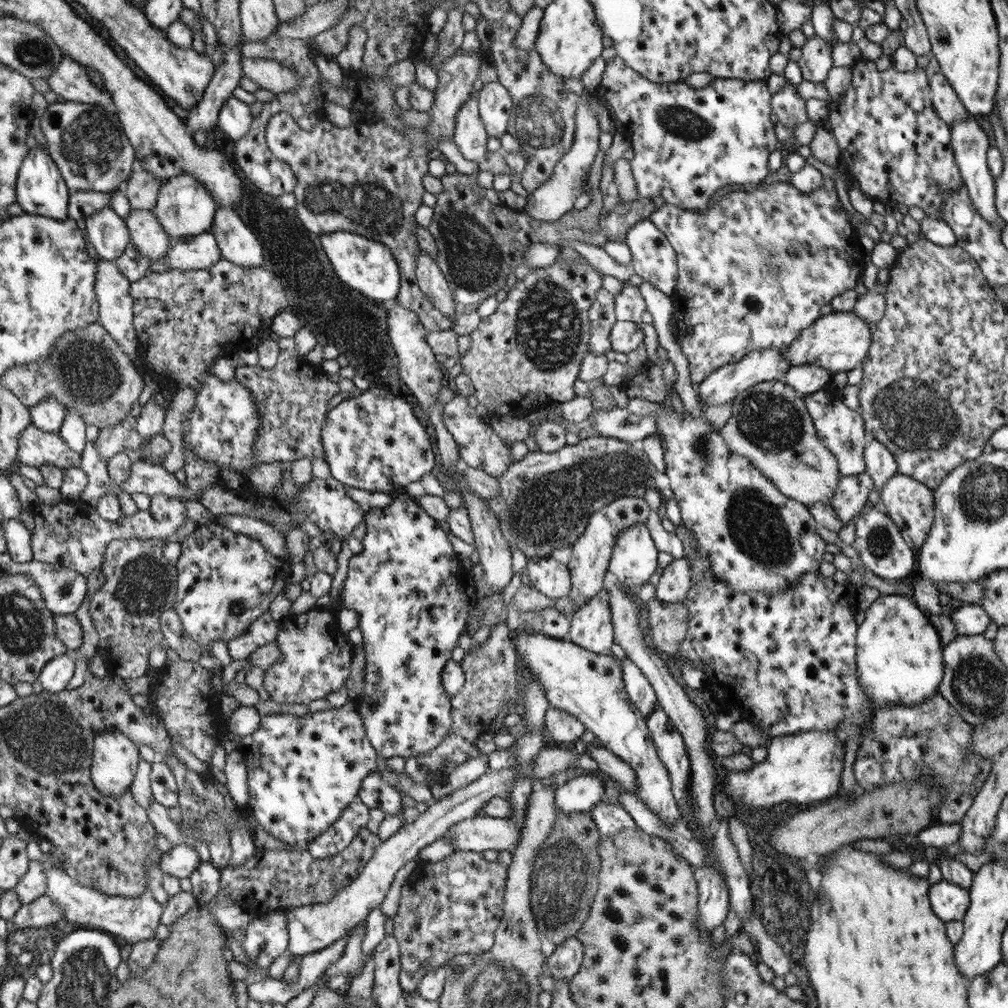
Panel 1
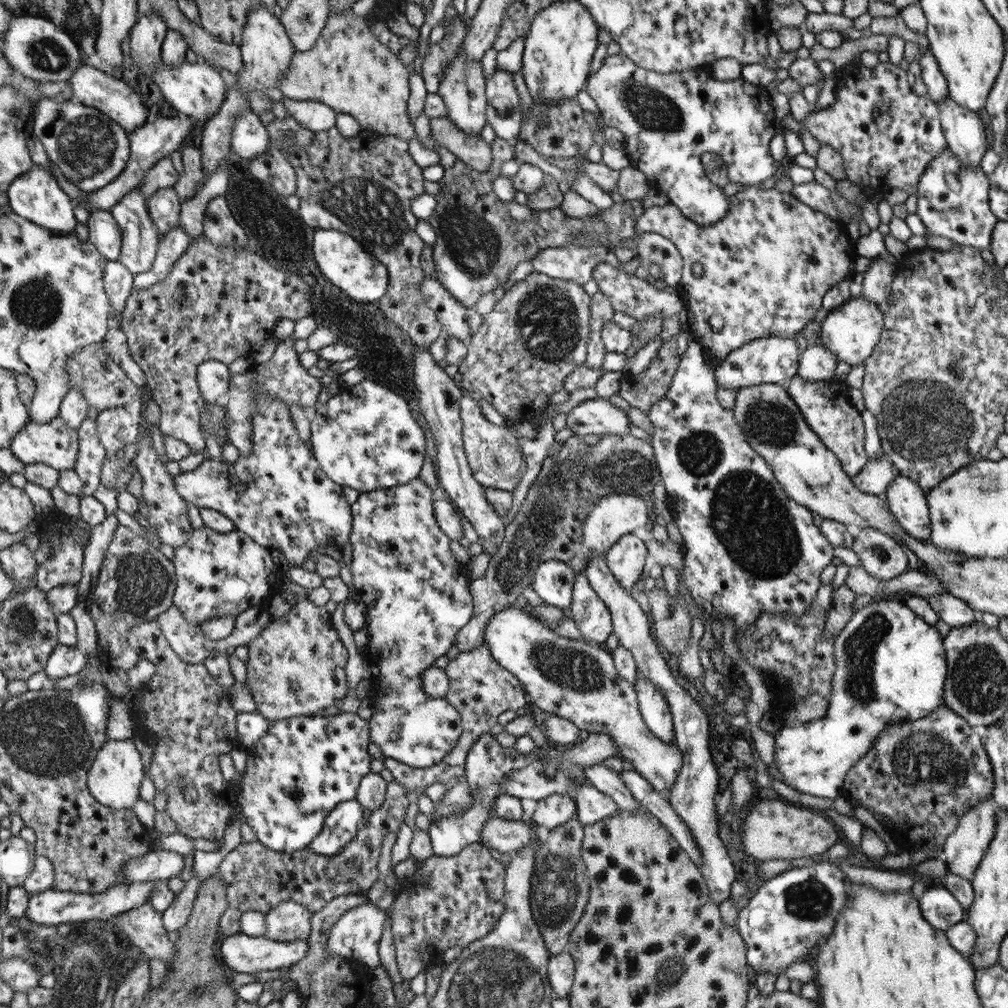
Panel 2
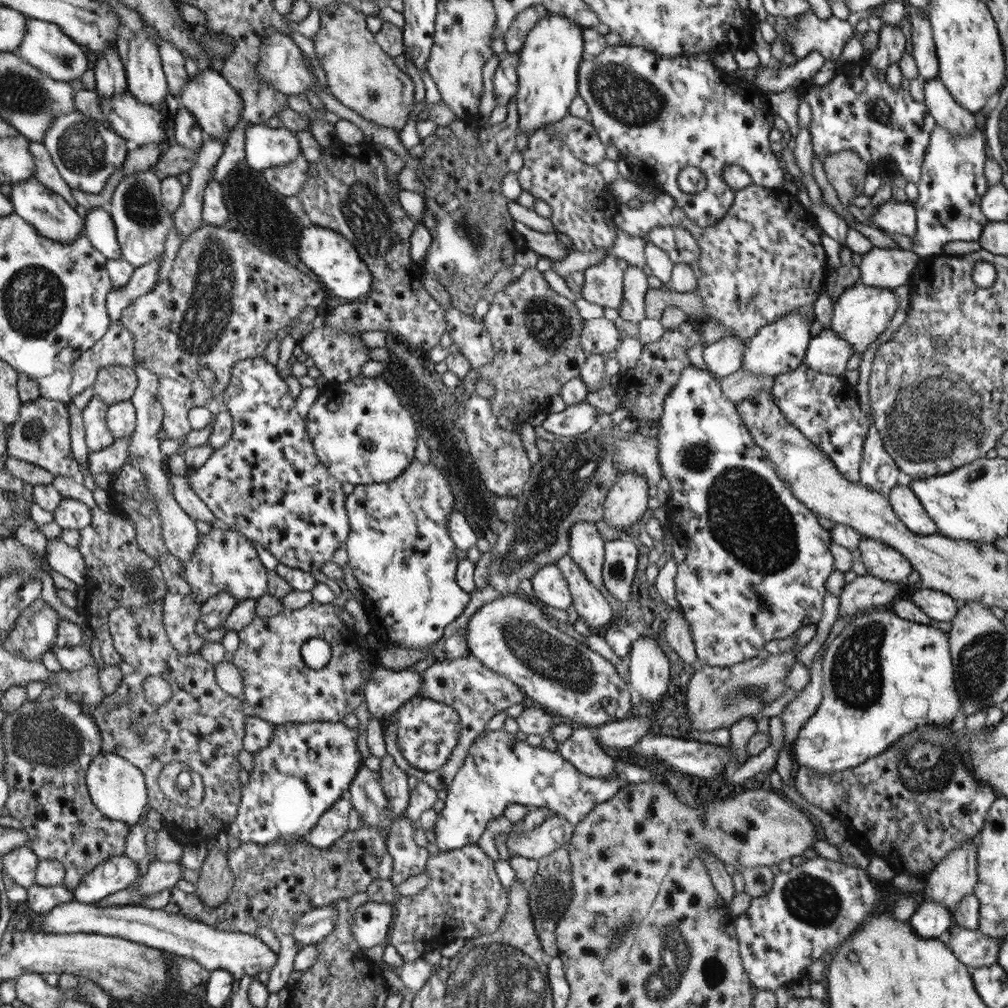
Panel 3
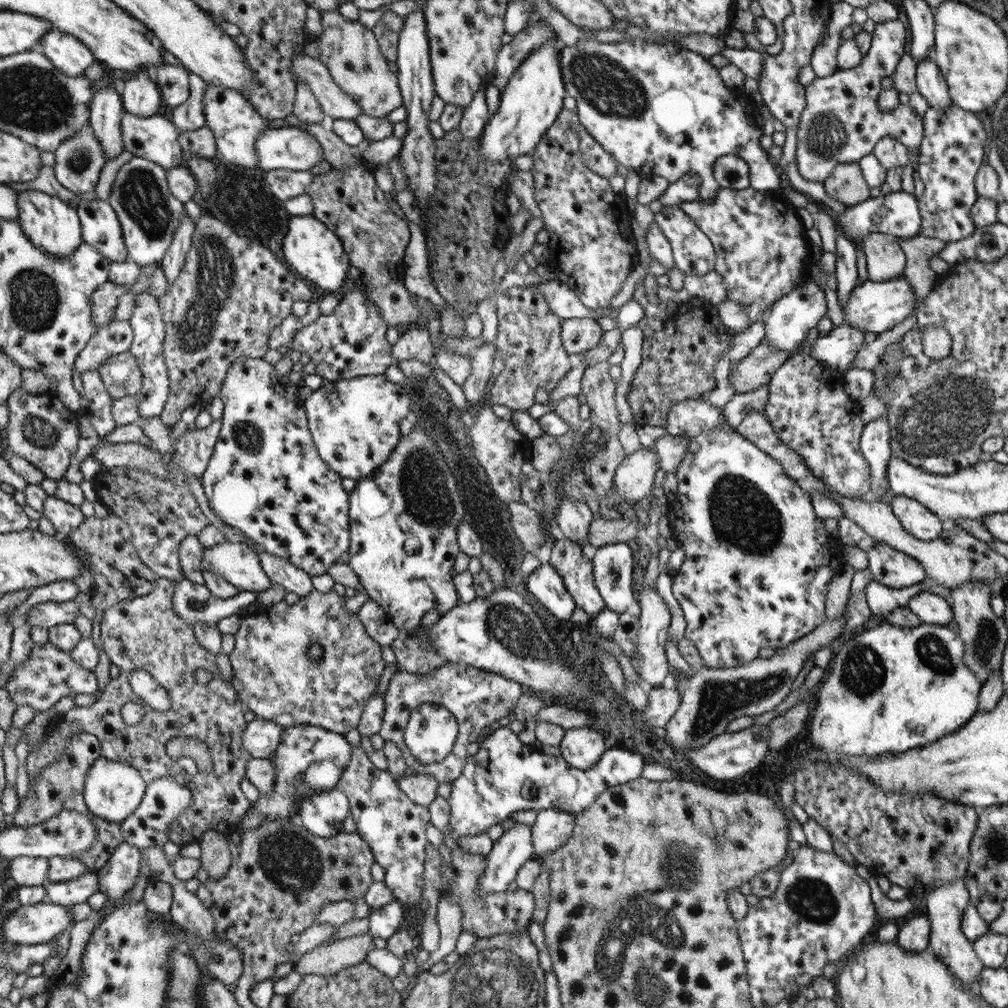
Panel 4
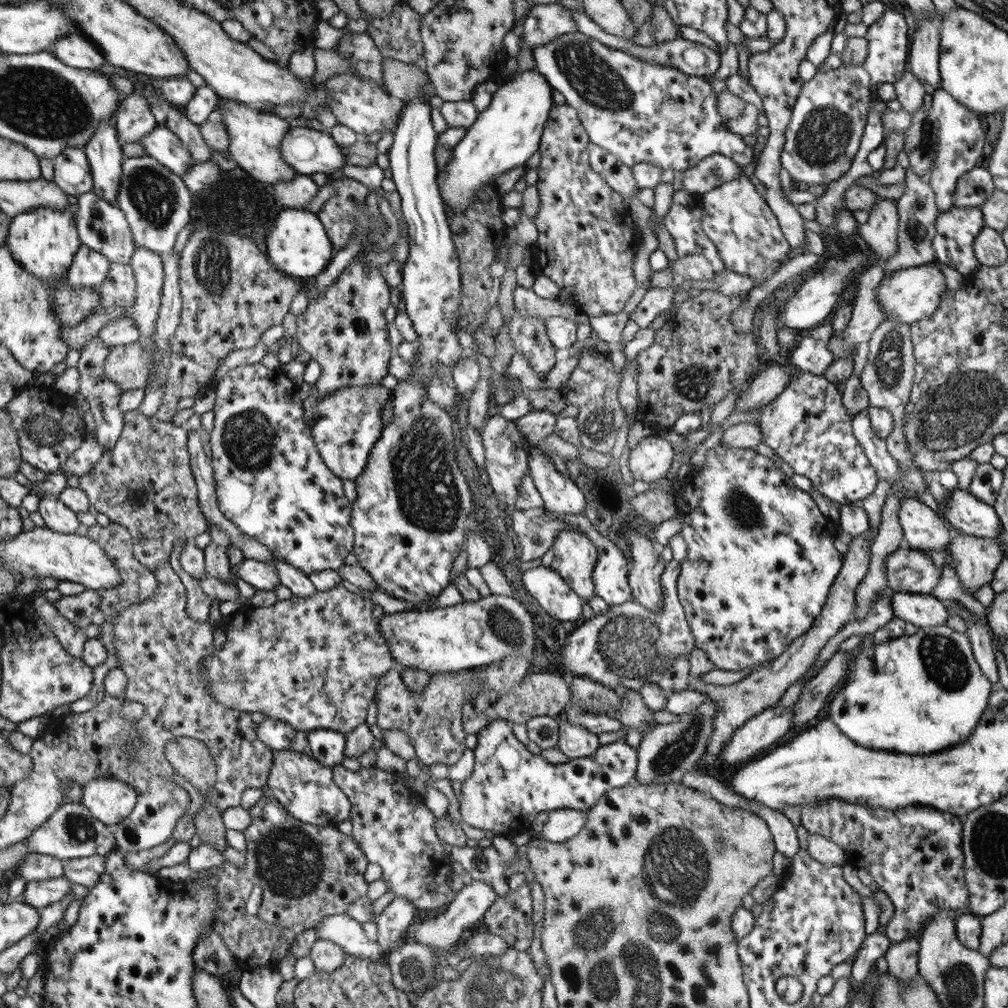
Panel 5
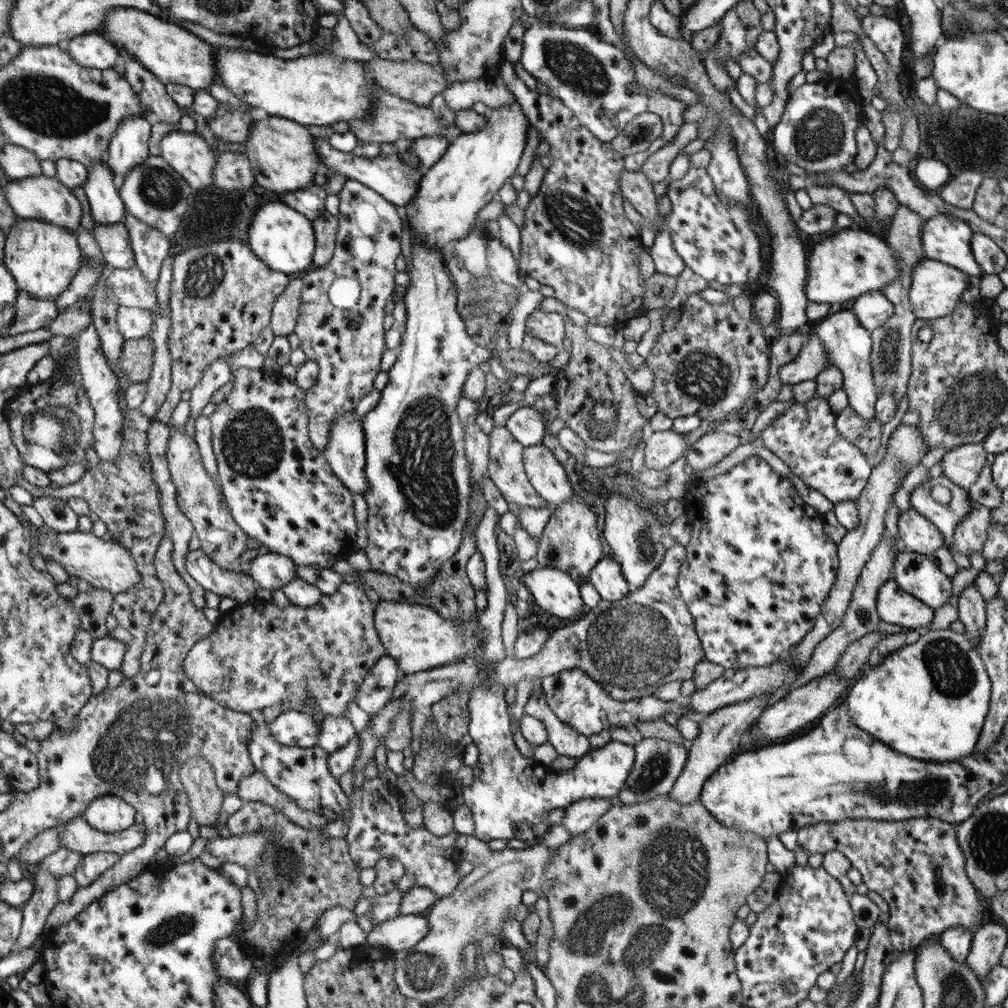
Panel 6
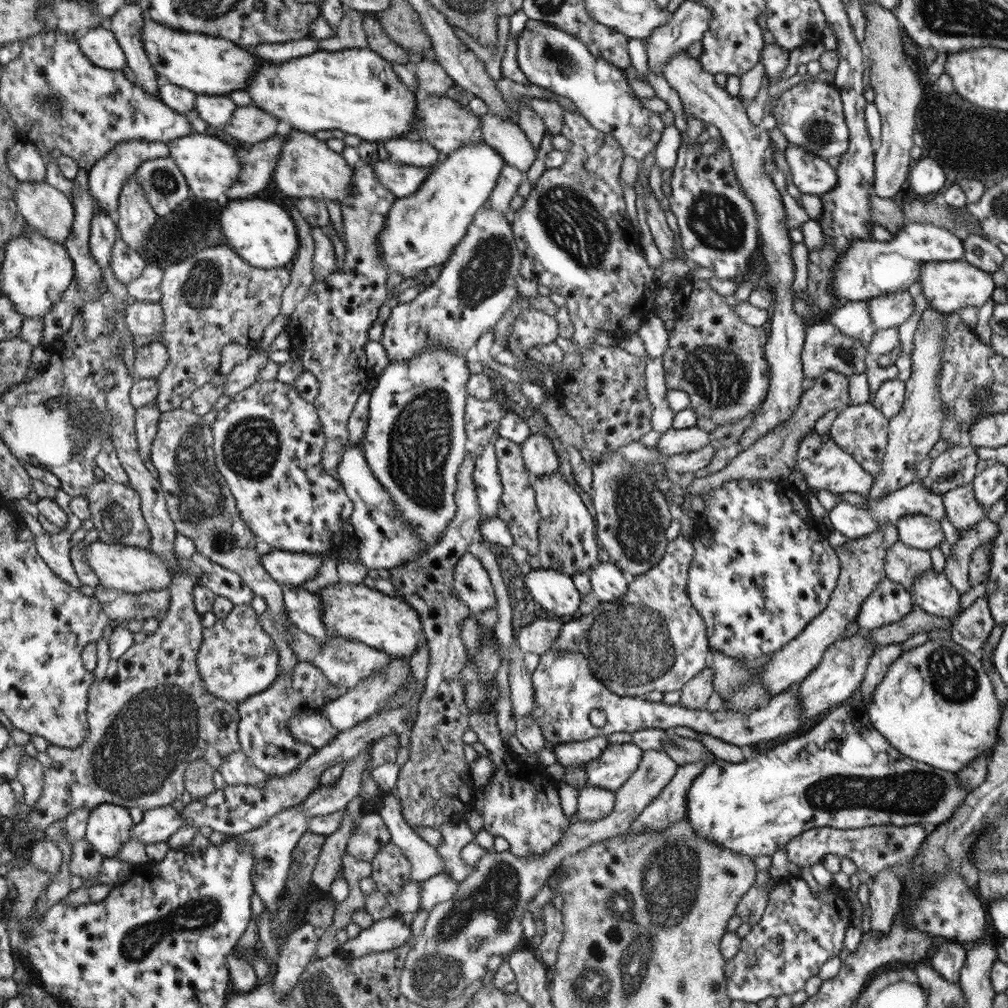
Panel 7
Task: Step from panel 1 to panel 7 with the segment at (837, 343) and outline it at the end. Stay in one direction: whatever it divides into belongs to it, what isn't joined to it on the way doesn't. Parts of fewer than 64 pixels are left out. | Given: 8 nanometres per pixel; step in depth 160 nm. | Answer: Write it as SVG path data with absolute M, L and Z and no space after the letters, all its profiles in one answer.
M928 262L920 270L918 281L921 281L923 293L930 307L943 313L954 313L966 306L980 309L991 299L996 287L991 274L983 272L968 262Z

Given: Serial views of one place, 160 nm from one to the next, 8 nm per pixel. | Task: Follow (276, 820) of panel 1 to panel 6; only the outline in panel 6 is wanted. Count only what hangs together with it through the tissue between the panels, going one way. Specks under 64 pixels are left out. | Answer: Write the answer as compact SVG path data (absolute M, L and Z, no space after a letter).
M326 718L319 727L316 746L329 755L341 750L357 734L348 718Z

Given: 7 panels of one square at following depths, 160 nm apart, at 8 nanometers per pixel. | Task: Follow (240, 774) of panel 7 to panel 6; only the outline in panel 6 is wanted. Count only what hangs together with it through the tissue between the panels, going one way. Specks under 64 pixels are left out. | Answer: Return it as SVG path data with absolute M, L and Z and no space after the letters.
M256 770L250 777L240 782L237 795L244 803L260 802L270 804L270 807L278 808L285 812L290 820L298 826L305 828L324 828L329 822L326 816L320 816L310 810L302 810L293 798L284 794L273 782L270 782L263 772Z

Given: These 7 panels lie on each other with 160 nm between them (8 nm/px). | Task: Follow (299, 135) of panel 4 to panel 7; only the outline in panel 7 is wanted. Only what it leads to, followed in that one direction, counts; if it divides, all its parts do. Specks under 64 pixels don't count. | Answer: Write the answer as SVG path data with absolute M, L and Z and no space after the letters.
M389 158L373 160L370 165L373 166L373 171L376 171L382 186L390 190L396 199L410 197L418 191L434 167L402 164Z

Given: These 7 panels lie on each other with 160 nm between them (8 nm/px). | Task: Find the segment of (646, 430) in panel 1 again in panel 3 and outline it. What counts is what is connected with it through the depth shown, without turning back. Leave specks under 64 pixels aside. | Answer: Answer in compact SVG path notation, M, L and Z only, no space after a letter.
M585 400L580 404L566 407L561 412L547 412L546 419L542 422L544 430L552 432L555 436L576 436L591 429L596 422L596 411Z

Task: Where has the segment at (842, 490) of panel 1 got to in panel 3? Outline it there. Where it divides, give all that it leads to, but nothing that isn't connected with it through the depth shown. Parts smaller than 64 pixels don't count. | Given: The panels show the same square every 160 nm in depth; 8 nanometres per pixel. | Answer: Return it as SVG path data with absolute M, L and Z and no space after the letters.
M876 425L869 426L863 443L858 483L889 498L891 490L897 485L901 471L895 460L886 452L882 435Z

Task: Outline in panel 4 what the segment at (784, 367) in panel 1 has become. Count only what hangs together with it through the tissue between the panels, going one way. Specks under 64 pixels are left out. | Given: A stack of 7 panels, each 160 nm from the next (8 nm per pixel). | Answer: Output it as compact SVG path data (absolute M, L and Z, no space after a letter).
M808 280L803 286L796 286L796 288L792 289L786 296L780 298L780 300L777 300L769 308L766 318L764 318L764 340L775 349L786 351L790 358L792 354L796 354L796 347L800 347L804 344L805 337L809 330L816 328L818 320L827 314L827 310L827 300L825 299L824 294L822 294L821 288L817 285L815 280Z

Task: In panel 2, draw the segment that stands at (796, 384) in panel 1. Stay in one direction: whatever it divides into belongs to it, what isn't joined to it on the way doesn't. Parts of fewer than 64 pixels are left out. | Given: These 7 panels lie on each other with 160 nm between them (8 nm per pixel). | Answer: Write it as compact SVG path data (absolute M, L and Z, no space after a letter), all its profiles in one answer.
M810 343L799 356L797 374L805 381L828 380L836 374L835 354L820 343Z

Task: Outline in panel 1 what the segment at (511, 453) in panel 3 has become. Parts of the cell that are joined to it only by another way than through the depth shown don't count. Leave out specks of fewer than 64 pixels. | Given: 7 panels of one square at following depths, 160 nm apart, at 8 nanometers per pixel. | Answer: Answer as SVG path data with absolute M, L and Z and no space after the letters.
M457 393L454 398L444 404L443 423L457 442L463 466L478 468L498 480L513 464L510 444L496 435L492 425L488 426L483 418L474 414L474 410L468 406L466 397Z

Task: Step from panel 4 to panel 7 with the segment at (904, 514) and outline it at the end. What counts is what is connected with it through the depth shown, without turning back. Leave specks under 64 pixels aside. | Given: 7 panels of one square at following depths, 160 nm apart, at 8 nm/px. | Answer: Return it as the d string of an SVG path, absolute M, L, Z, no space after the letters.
M925 514L904 515L895 525L899 541L918 550L929 551L942 544L944 540L944 531L940 527L940 521Z

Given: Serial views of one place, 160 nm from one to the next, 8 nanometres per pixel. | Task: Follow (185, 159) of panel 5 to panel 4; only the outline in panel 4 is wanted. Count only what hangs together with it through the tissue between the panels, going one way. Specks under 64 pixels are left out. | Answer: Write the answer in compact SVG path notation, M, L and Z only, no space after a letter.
M124 111L121 131L125 150L166 169L180 167L182 148L178 144L176 127L161 115L144 118Z

